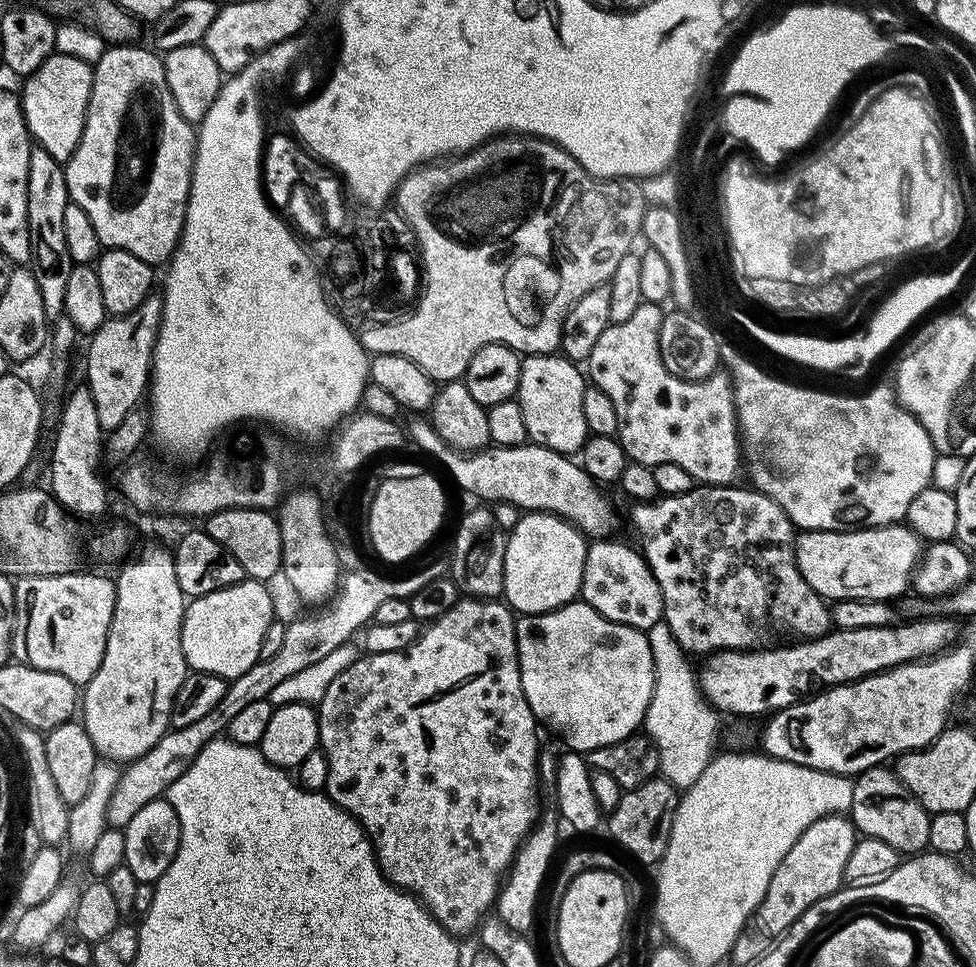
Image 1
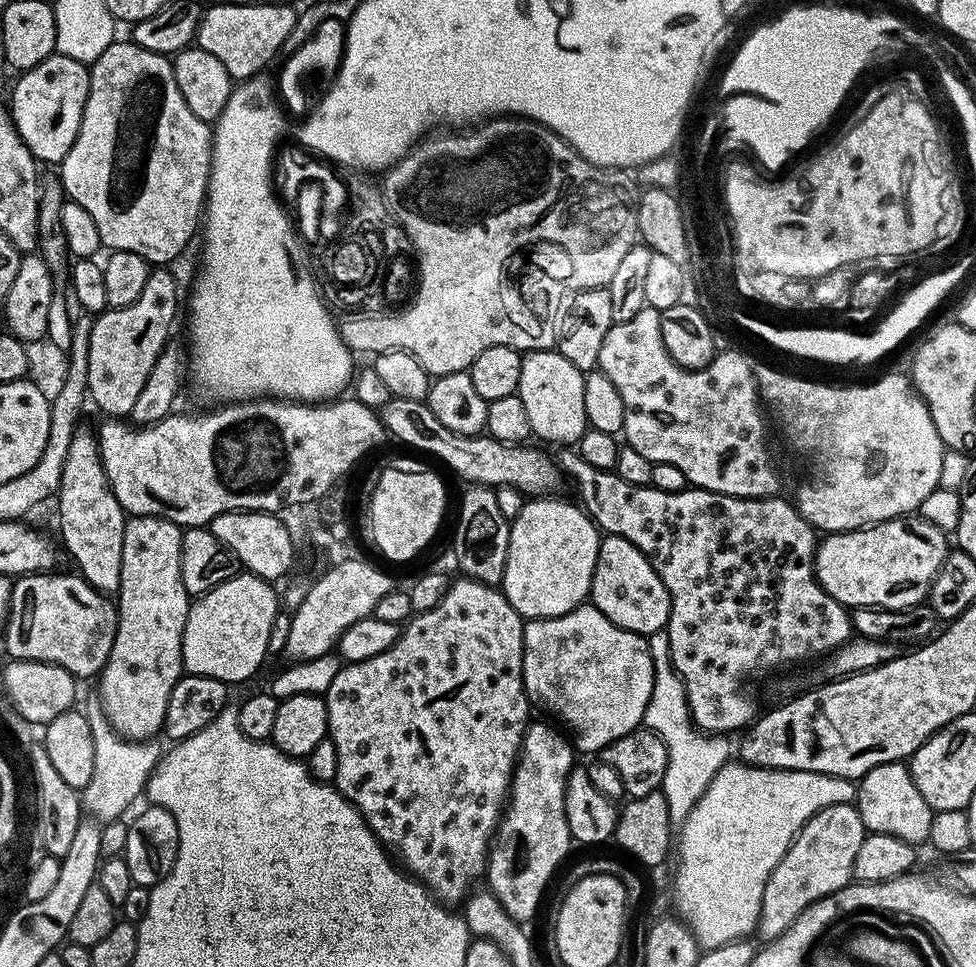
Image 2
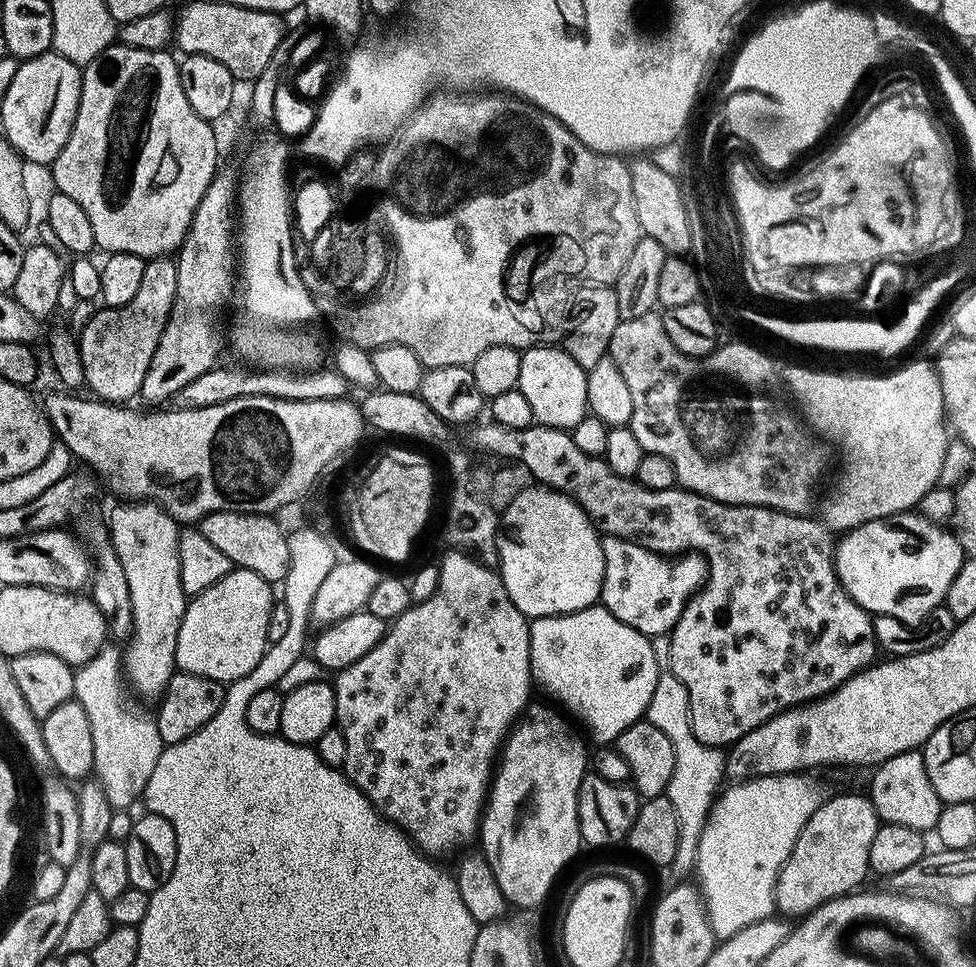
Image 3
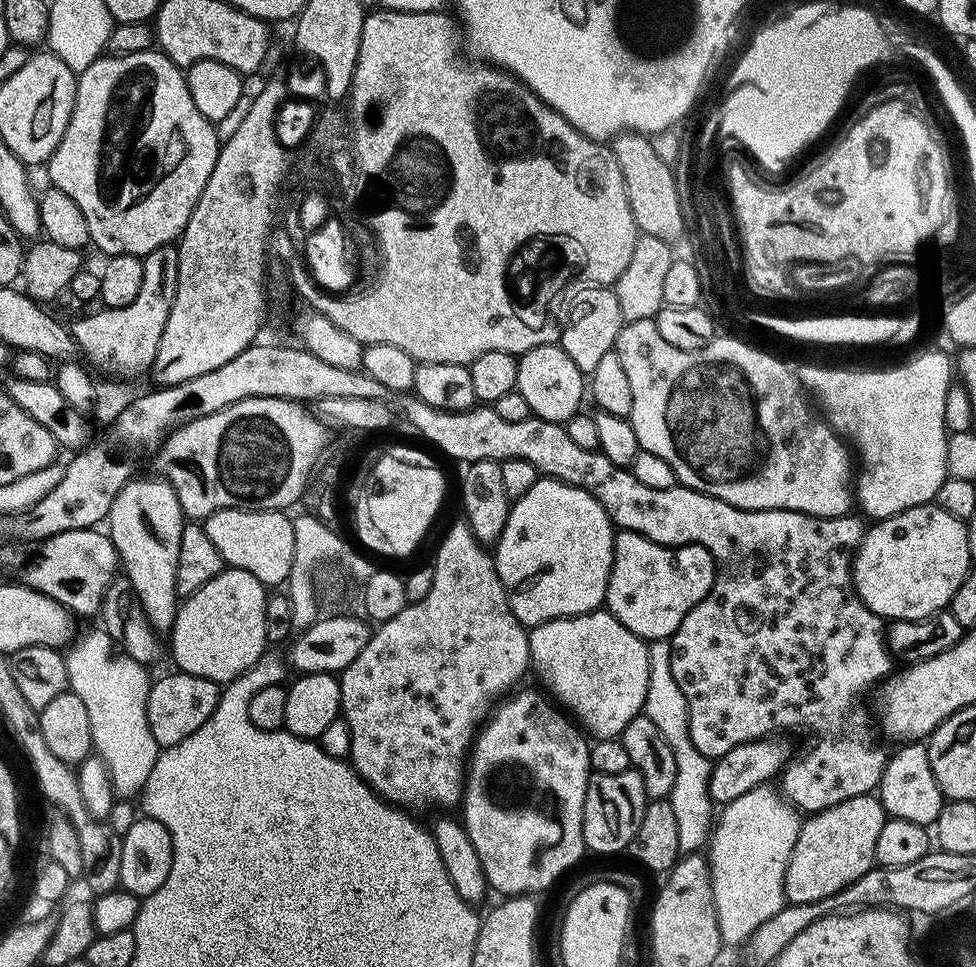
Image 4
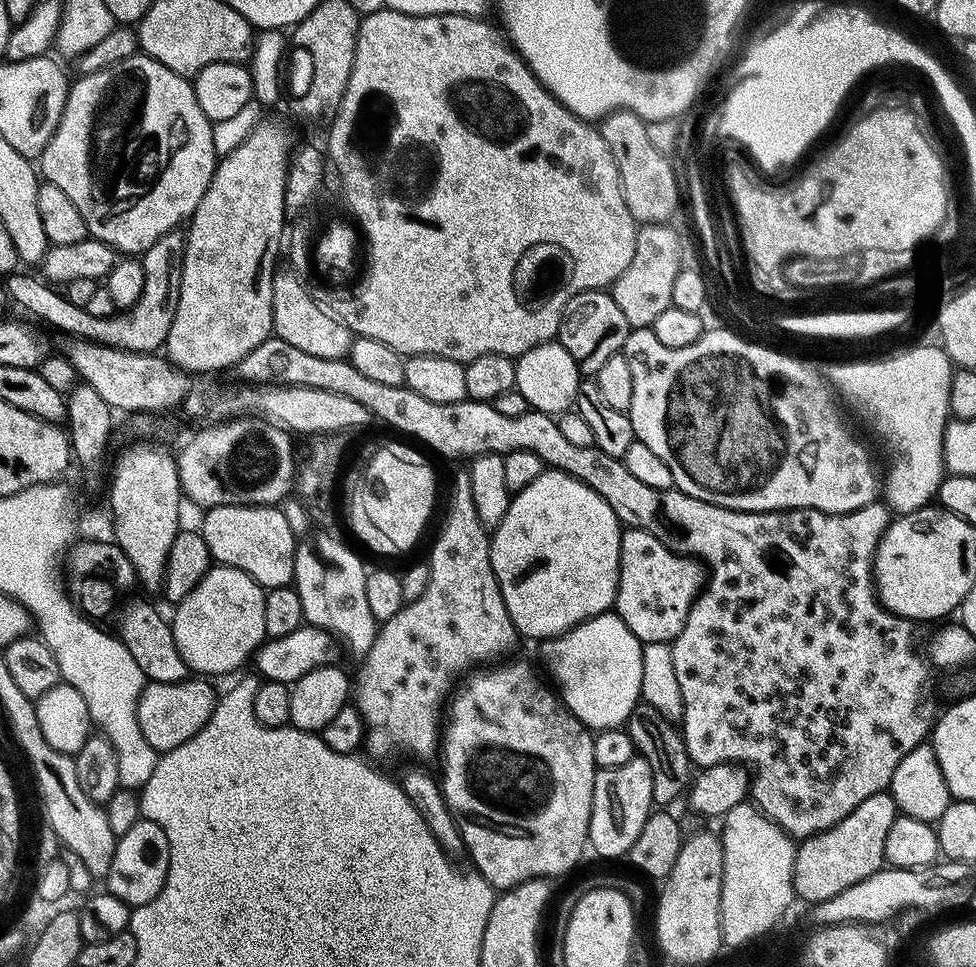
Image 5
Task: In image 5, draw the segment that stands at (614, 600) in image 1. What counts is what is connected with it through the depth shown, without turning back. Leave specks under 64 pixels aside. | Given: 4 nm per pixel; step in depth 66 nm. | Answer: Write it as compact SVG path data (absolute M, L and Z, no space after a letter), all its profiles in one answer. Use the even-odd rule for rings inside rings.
M625 527L620 533L620 577L616 583L616 615L630 626L641 644L668 644L684 628L686 618L706 583L706 572L699 559L672 551L667 543L641 528Z

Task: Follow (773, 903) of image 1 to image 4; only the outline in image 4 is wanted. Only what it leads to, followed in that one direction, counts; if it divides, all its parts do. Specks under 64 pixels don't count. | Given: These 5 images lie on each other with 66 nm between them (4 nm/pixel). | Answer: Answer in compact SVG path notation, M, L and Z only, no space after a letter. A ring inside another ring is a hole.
M876 794L846 798L846 802L838 802L838 806L809 815L800 825L800 833L788 859L788 869L784 875L784 895L787 903L817 904L854 883L856 879L862 878L876 864L878 834L882 831L885 819L884 807L880 805L879 795Z

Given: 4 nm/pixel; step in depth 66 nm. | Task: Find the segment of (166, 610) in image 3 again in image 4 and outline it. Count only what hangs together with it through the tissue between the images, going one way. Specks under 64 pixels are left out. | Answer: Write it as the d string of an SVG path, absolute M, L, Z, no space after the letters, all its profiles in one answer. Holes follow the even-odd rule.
M155 479L129 480L110 506L106 531L114 542L116 553L120 555L123 575L134 586L146 618L157 633L168 634L178 611L178 546L182 546L186 517L178 502L178 494L168 485L168 481Z

